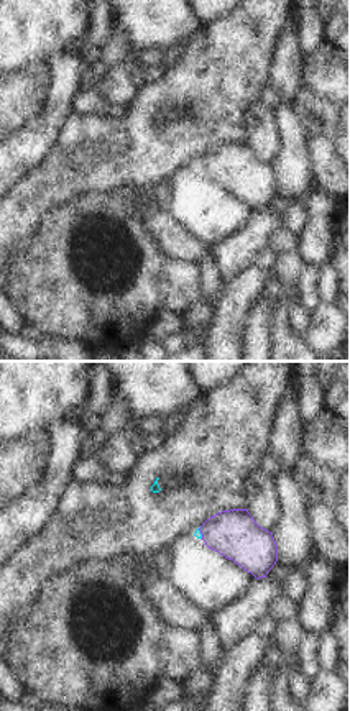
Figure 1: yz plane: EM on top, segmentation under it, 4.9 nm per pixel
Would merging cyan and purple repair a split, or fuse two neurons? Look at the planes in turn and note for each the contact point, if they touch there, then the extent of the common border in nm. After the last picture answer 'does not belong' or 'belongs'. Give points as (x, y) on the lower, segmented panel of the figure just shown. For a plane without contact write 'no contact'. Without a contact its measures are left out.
meets cyan at (199, 532); contact 60 nm long

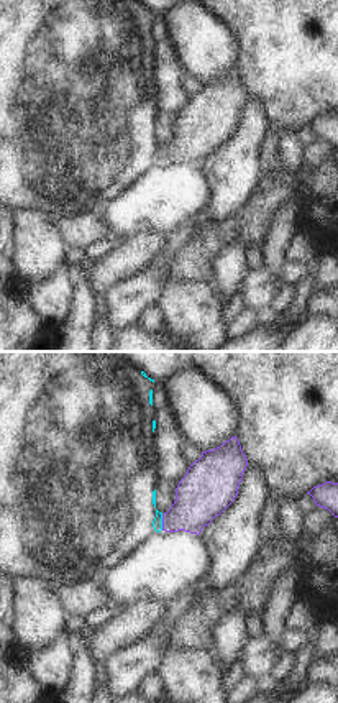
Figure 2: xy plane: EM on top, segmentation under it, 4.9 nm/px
meets cyan at (161, 523); contact 80 nm long

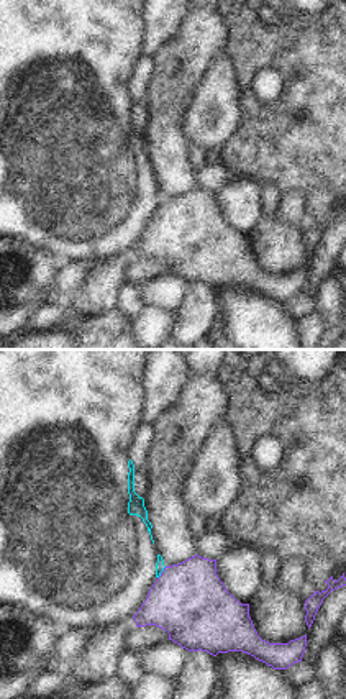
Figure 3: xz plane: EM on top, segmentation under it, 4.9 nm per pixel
meets cyan at (161, 571); contact 80 nm long

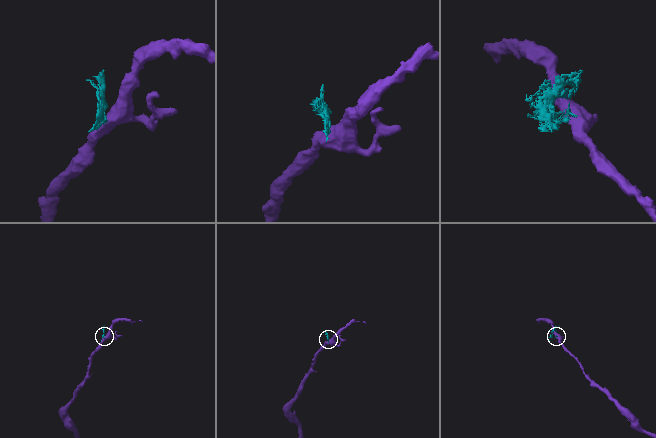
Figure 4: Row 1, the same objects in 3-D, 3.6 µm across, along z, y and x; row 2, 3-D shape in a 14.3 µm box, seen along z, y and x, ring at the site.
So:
does not belong

